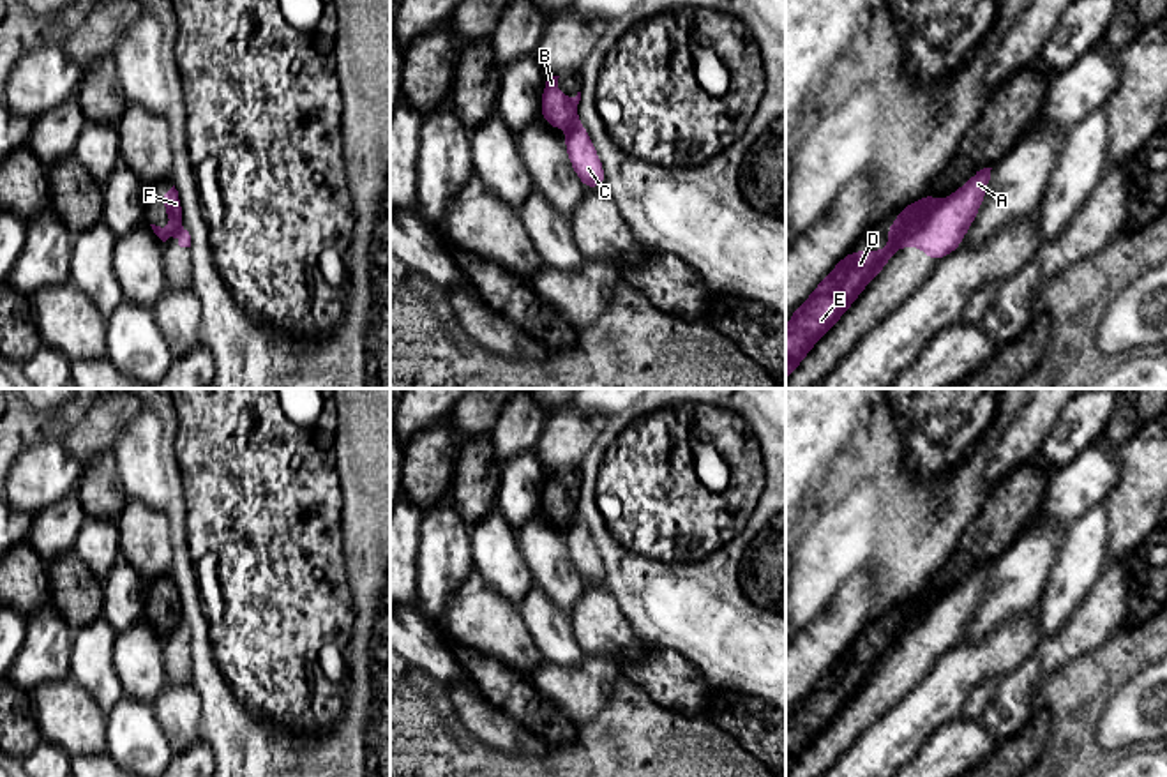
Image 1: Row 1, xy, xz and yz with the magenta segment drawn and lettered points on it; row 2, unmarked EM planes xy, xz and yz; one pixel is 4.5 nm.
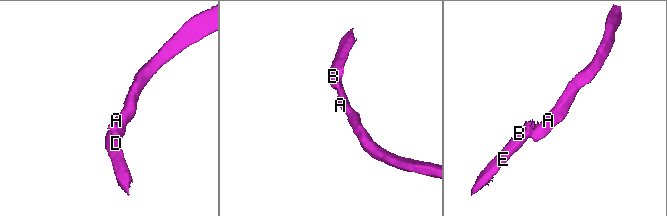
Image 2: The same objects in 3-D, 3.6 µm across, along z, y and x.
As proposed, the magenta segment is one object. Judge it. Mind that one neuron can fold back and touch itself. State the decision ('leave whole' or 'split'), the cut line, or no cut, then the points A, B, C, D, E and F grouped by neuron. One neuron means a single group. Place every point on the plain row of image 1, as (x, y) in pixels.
split; cut in yz along (927, 613), (901, 640); A C / B D E F

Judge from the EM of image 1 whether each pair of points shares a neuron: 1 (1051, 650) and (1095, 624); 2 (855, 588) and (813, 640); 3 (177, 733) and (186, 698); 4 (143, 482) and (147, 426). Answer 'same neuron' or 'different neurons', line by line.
1: same neuron
2: same neuron
3: same neuron
4: same neuron

